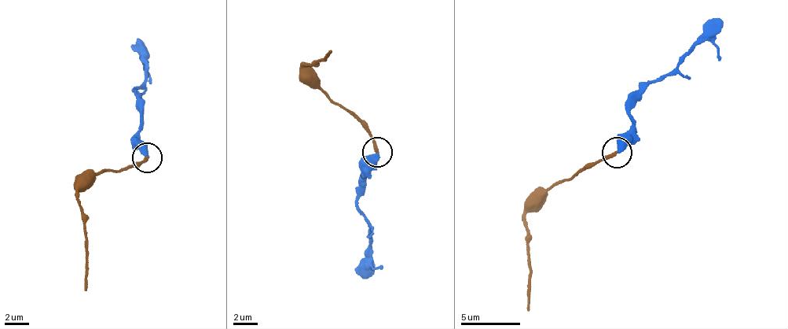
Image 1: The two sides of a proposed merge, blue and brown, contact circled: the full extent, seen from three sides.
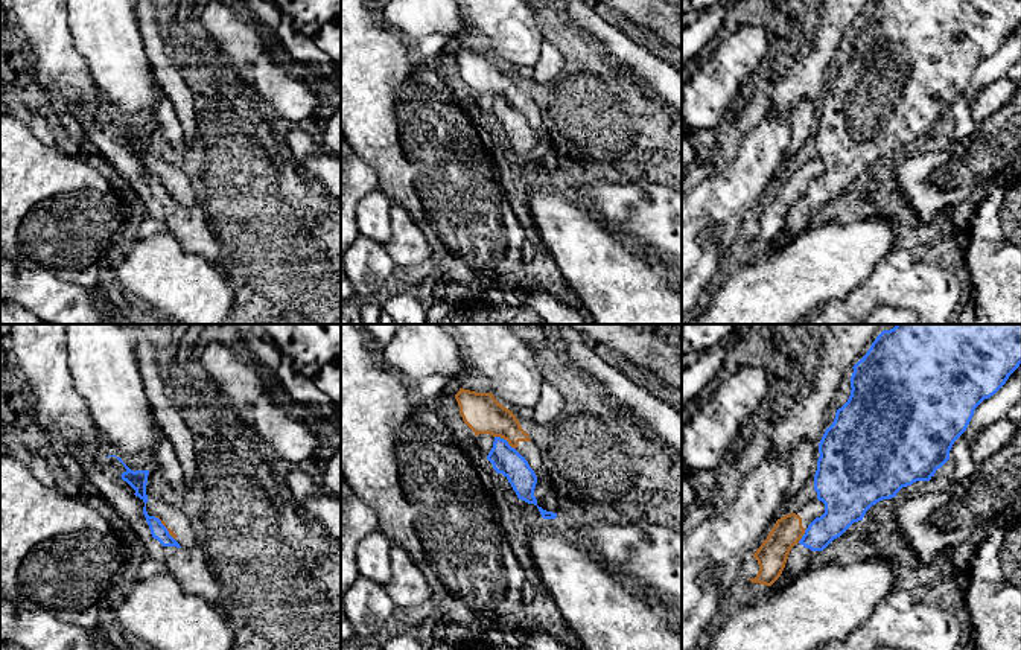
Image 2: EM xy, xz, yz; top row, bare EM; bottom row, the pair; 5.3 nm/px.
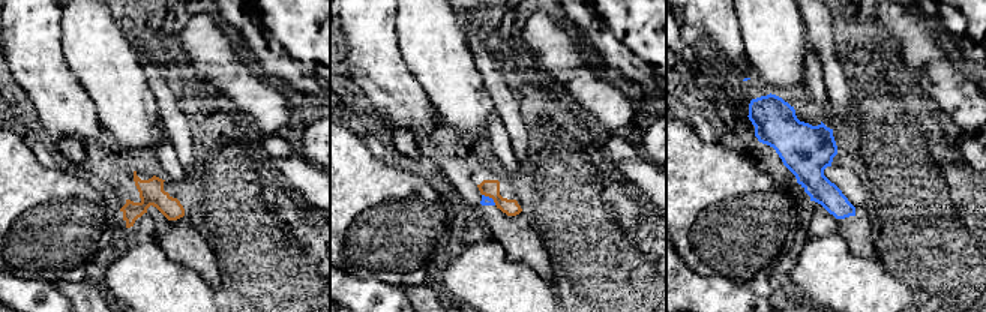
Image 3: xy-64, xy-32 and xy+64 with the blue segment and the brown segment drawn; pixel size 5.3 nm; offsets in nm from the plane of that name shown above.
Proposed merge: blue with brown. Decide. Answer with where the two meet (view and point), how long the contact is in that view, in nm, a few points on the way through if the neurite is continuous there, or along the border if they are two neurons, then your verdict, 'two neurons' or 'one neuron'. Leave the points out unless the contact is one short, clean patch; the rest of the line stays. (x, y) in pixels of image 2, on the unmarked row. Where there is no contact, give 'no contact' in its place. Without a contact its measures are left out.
meets blue in xz at (505, 99); contact 130 nm long; border along xz (495, 95), (499, 95), (515, 108); two neurons

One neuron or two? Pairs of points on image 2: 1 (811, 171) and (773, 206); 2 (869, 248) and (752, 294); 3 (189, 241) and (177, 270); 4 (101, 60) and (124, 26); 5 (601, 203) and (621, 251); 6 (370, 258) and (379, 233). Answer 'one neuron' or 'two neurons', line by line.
1: one neuron
2: one neuron
3: two neurons
4: one neuron
5: two neurons
6: two neurons

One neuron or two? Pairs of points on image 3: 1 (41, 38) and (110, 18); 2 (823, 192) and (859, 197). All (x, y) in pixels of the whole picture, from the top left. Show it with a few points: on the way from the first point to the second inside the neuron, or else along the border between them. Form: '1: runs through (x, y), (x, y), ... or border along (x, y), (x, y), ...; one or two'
1: border along (60, 15), (62, 54), (69, 66); two
2: border along (827, 165), (824, 174), (854, 207); two

